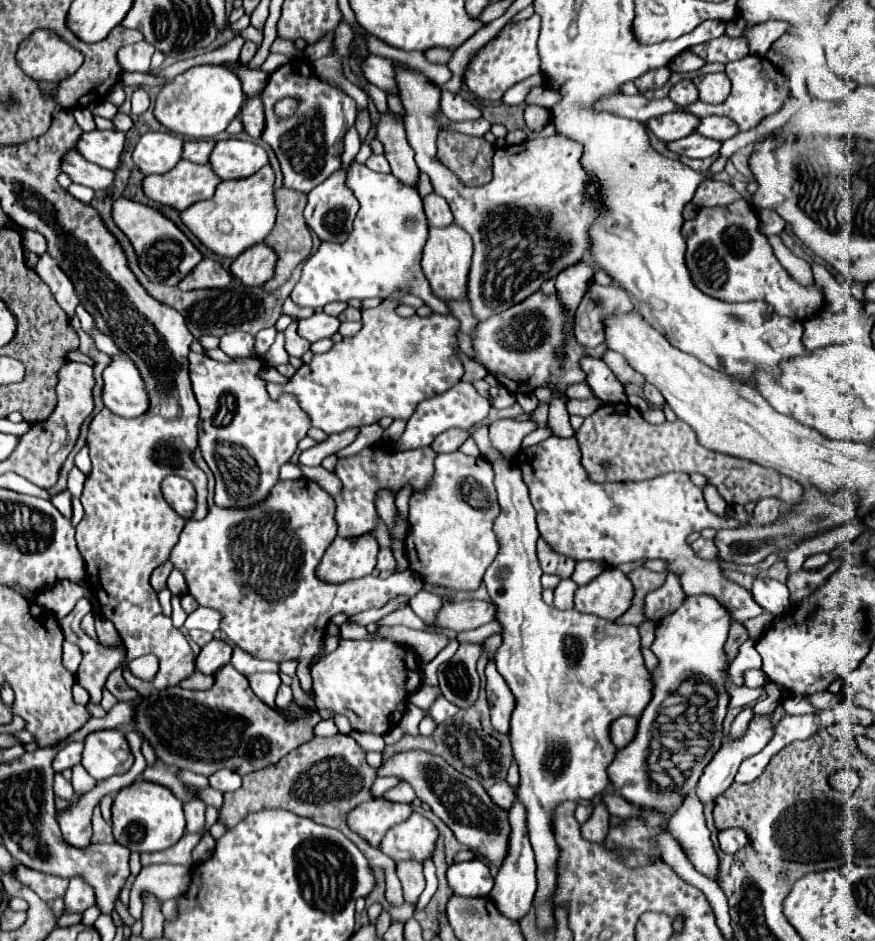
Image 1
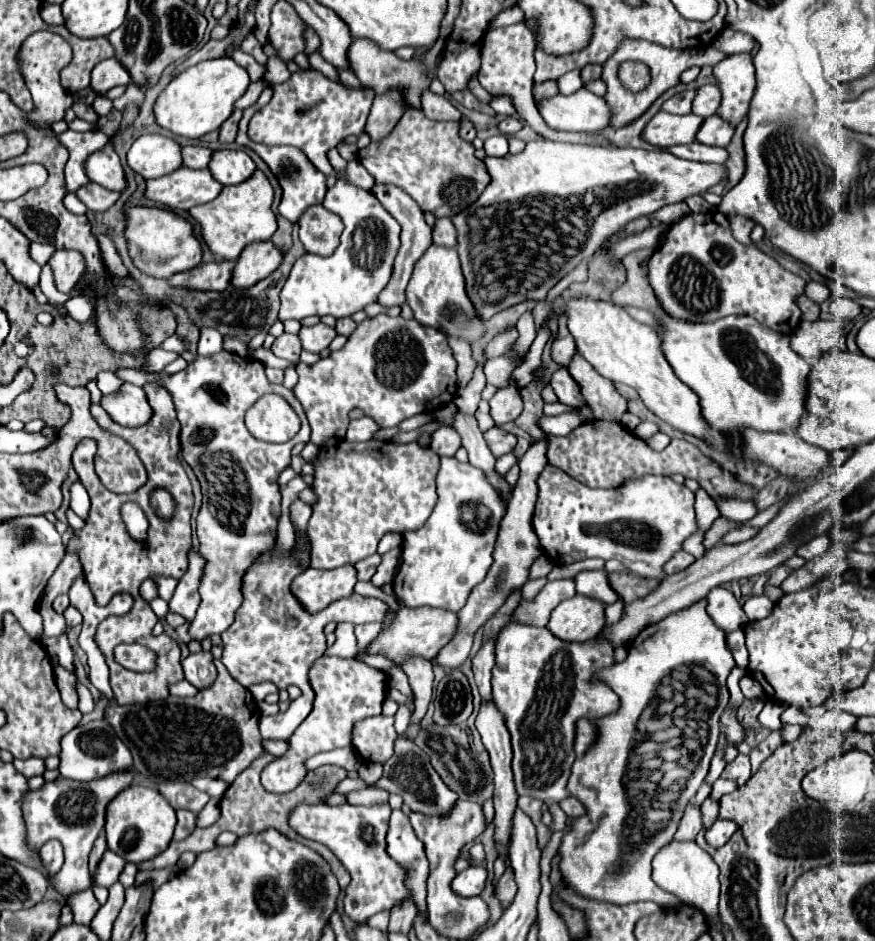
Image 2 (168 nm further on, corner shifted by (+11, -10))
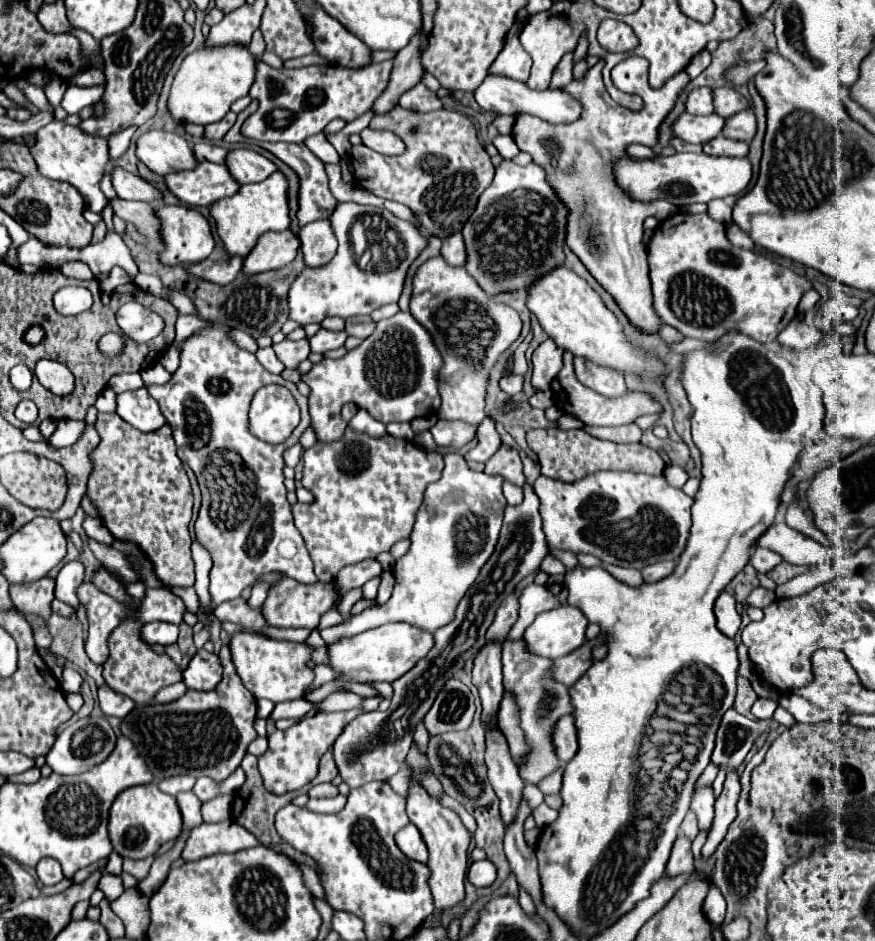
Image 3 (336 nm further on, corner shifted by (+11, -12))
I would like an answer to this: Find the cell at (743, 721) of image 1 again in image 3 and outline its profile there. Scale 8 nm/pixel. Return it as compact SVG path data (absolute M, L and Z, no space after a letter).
M689 811L680 827L684 835L693 841L699 832L696 815Z

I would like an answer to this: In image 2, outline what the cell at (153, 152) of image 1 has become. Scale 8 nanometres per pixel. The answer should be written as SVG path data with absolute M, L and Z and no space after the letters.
M140 135L128 151L128 167L144 179L156 179L182 165L180 145L162 135Z

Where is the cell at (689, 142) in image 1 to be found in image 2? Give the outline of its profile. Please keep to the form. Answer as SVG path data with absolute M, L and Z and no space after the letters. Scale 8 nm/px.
M688 143L688 145L676 145L668 149L672 155L680 157L680 159L688 159L688 161L698 161L698 163L716 163L722 165L728 159L726 149L722 147L710 147L710 145L702 145L702 143Z

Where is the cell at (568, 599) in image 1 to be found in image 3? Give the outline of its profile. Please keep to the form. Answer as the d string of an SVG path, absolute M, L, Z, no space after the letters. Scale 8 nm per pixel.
M528 585L524 589L524 595L520 597L520 613L518 613L518 621L512 625L510 633L508 633L508 641L518 641L522 639L526 627L536 619L536 615L562 607L566 605L566 597L568 597L568 589L564 585Z

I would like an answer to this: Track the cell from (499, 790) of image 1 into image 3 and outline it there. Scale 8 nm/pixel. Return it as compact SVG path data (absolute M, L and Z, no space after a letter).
M412 783L408 789L408 805L406 805L410 823L414 823L418 827L418 831L422 833L428 851L430 851L430 859L428 859L428 867L432 869L432 877L430 877L430 889L434 895L434 905L438 911L444 911L448 907L458 905L464 899L464 875L466 875L466 865L468 865L468 845L470 845L470 833L468 829L462 825L460 817L442 807L432 795L428 795L428 791L418 785Z

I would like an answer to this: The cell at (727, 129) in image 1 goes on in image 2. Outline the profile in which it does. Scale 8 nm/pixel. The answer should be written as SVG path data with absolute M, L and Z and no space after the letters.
M712 115L708 119L704 119L702 127L696 133L696 141L704 143L704 145L716 145L716 147L726 147L730 143L734 135L732 125L728 125L726 121L722 121L720 117Z

